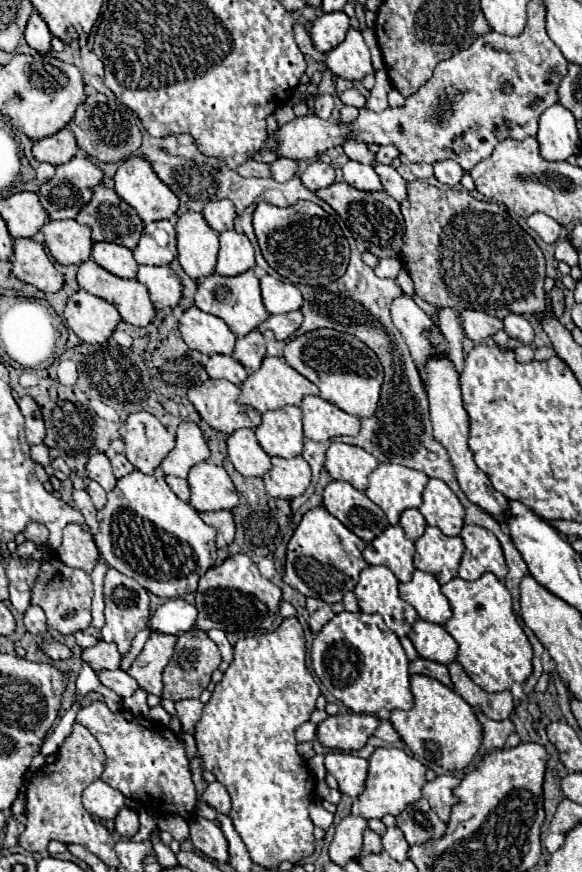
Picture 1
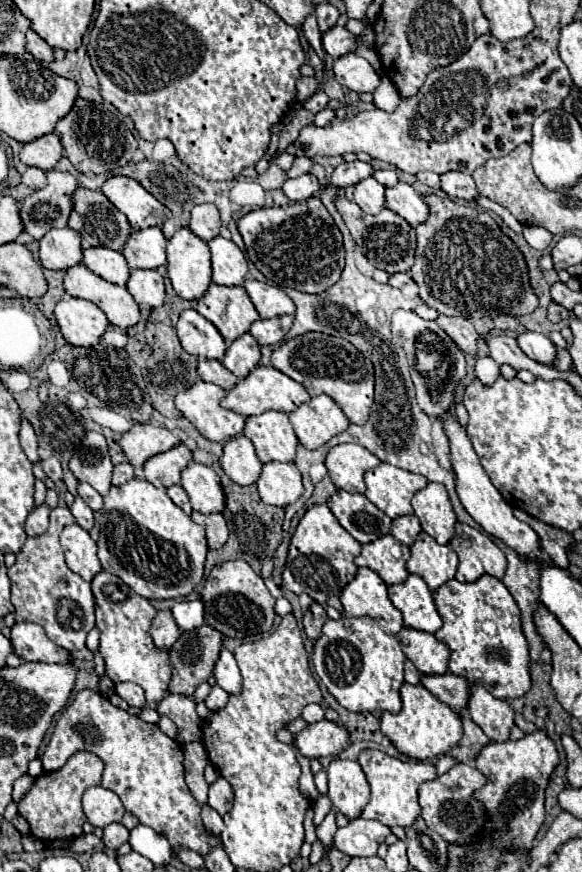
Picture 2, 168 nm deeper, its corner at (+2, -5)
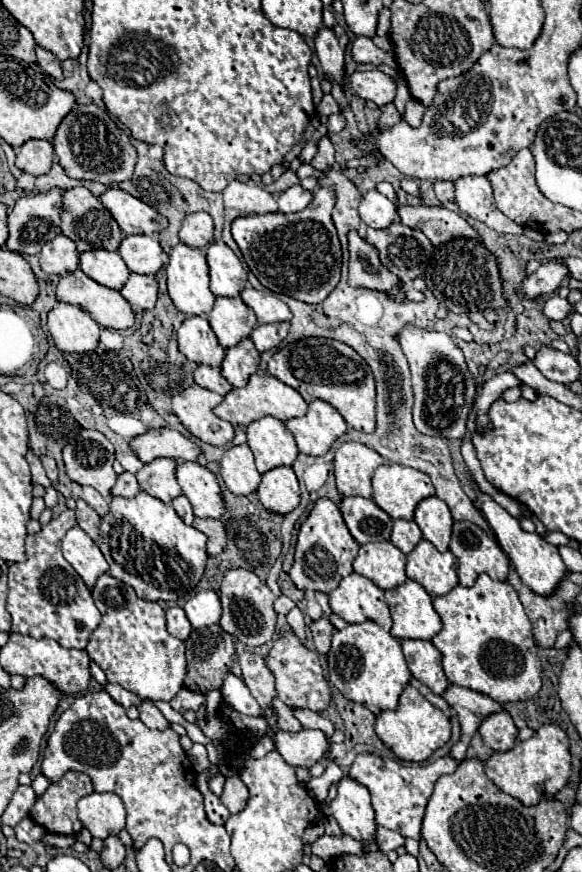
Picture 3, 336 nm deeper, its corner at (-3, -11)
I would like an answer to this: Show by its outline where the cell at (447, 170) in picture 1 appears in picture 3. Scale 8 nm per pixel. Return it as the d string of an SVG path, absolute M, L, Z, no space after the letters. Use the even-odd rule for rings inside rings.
M469 175L455 181L455 203L463 213L469 217L485 223L487 227L495 229L497 233L513 233L521 235L523 227L505 217L493 199L491 183L485 175Z

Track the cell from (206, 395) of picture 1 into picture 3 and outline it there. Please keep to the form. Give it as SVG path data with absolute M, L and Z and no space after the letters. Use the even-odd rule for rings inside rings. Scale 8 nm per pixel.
M191 385L171 399L173 413L179 417L181 425L201 441L217 447L229 443L235 431L229 421L223 421L213 413L213 407L221 401L221 395L199 385Z

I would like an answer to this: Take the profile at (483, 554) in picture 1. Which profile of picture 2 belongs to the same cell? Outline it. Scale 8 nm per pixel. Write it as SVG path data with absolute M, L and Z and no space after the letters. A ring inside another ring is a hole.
M456 523L456 535L450 539L450 547L460 557L456 573L458 581L472 583L482 575L492 575L496 579L504 577L506 555L486 533L464 523Z

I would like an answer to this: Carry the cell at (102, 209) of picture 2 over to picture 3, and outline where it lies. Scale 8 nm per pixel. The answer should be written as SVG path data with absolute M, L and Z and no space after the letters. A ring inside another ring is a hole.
M73 187L63 191L63 207L61 207L61 233L67 235L69 239L75 241L77 251L91 251L91 249L107 249L107 251L117 251L123 233L111 213L101 205L97 197L91 195L89 189L85 187Z

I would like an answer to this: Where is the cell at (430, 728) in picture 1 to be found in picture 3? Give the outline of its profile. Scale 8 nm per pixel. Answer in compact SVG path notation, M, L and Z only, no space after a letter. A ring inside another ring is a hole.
M407 685L399 697L399 705L393 711L381 711L375 721L375 733L379 739L403 761L421 763L431 757L435 749L445 745L451 737L449 717L433 707L415 687Z

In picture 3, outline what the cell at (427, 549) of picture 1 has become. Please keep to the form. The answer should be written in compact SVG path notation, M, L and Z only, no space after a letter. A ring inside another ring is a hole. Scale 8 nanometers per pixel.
M419 541L407 555L405 573L409 579L423 585L431 597L439 597L457 587L457 559L451 551L439 553L433 543Z

